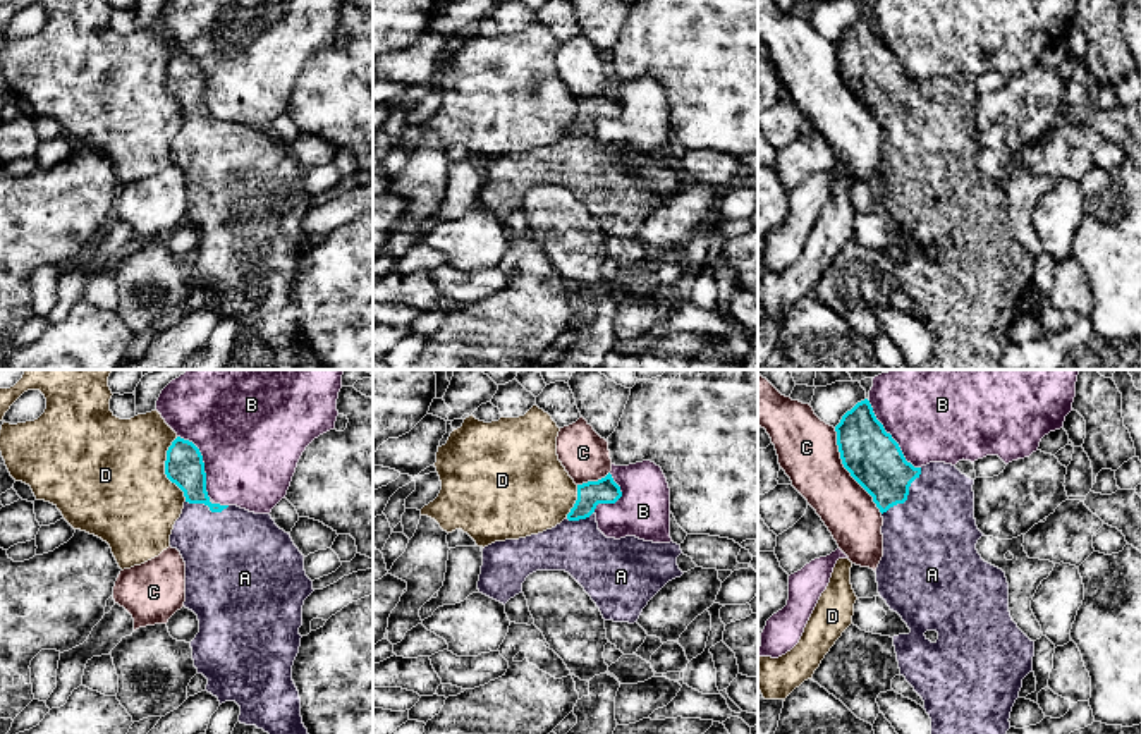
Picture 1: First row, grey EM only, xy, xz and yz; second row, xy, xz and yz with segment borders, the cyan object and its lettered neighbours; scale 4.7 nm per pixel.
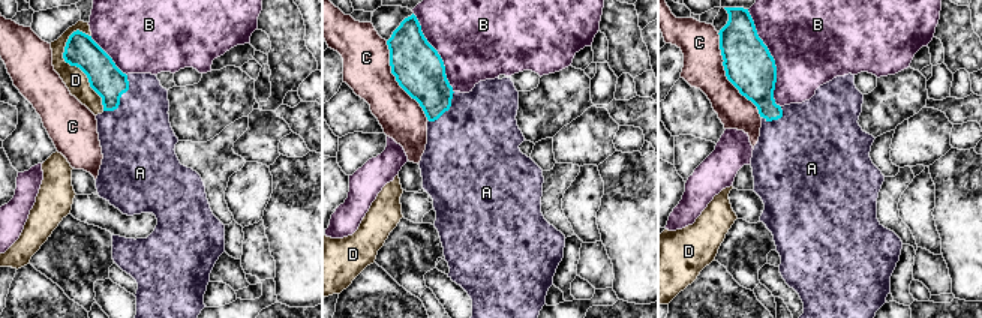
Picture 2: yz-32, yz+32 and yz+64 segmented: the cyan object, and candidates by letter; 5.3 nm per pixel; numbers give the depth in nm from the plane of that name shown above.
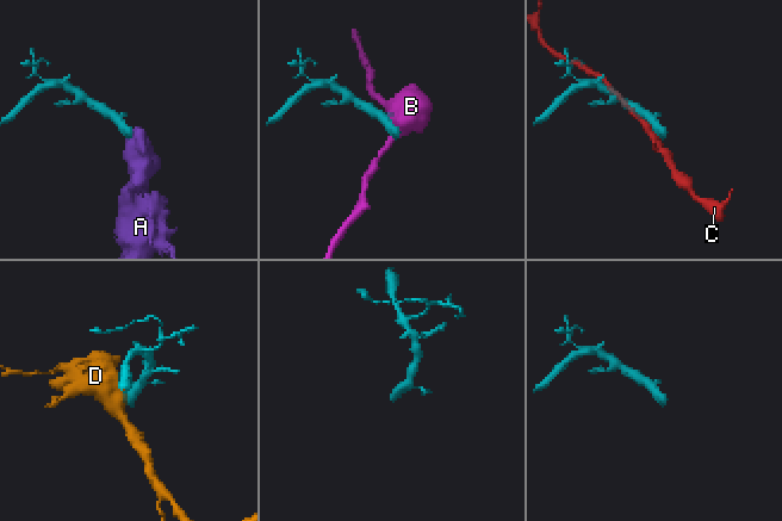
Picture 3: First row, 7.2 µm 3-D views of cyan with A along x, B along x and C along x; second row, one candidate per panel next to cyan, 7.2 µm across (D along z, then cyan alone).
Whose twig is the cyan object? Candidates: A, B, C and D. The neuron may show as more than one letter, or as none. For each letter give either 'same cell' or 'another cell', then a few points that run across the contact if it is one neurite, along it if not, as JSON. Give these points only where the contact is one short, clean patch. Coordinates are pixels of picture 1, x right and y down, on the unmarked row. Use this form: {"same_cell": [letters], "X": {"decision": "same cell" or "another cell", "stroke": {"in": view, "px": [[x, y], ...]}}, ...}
{"same_cell": ["A"], "A": {"decision": "same cell"}, "B": {"decision": "another cell"}, "C": {"decision": "another cell"}, "D": {"decision": "another cell"}}

